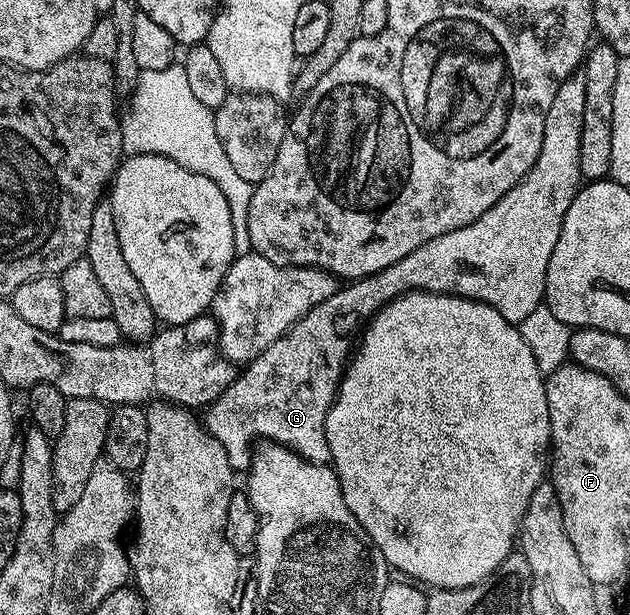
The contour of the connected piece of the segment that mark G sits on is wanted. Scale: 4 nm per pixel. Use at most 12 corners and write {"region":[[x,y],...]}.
{"region":[[584,75],[535,166],[487,214],[338,287],[203,412],[254,445],[330,463],[327,410],[363,325],[404,292],[518,326],[583,184]]}

